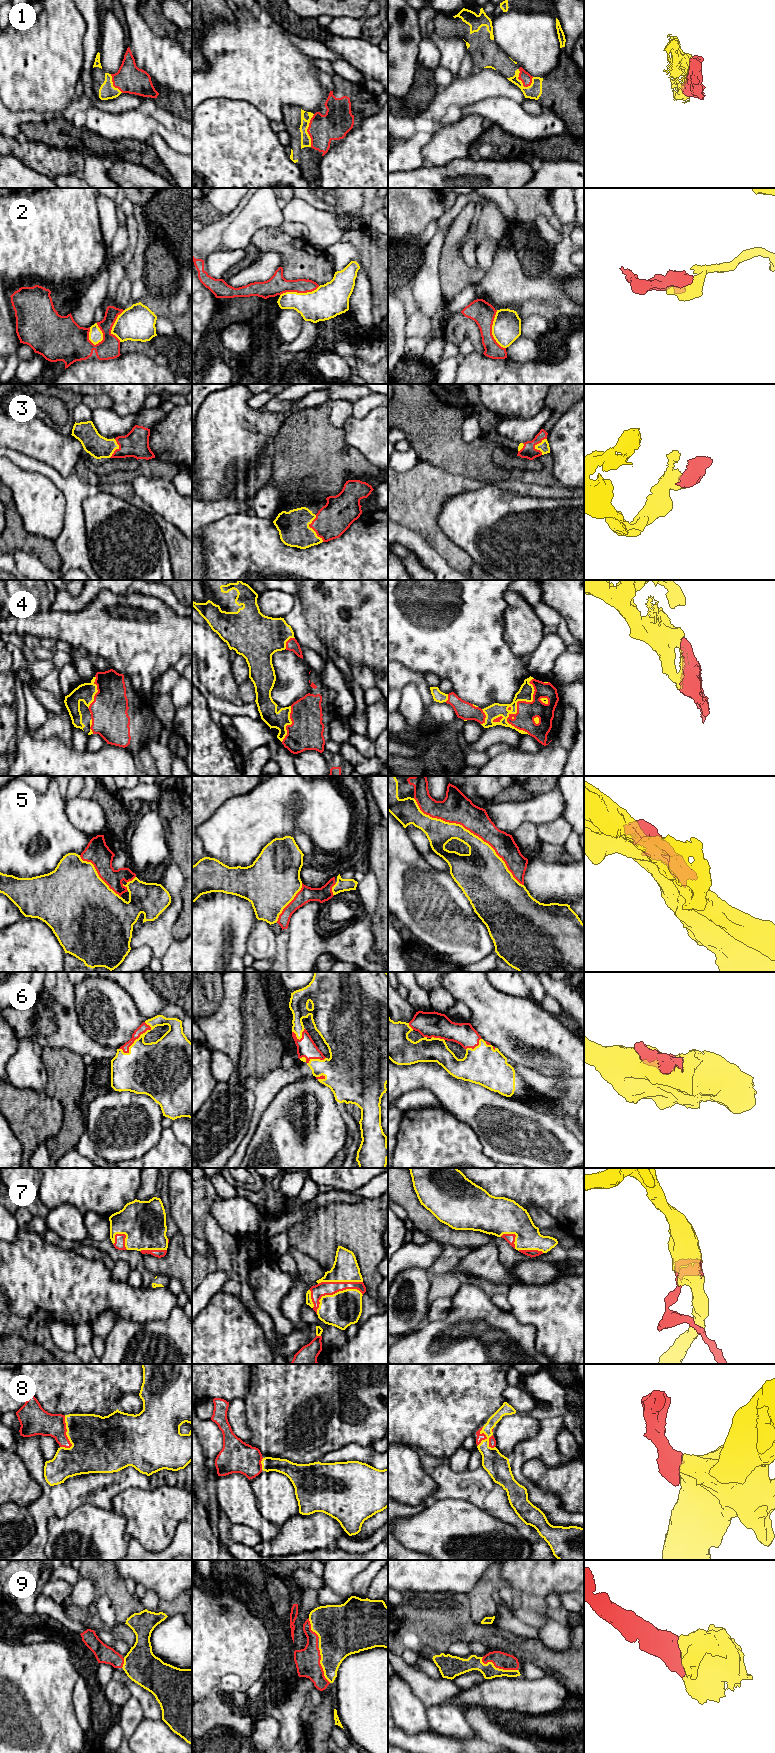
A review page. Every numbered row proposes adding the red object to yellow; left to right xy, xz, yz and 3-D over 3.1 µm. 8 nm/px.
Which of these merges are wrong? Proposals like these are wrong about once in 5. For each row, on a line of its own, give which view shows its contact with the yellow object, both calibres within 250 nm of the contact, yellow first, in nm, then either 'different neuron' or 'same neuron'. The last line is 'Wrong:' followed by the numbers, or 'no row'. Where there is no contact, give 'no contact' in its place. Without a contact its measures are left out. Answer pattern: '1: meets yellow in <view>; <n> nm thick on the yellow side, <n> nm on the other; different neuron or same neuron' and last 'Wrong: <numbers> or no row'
1: meets yellow in xz; 80 nm thick on the yellow side, 240 nm on the other; same neuron
2: meets yellow in xy; 110 nm thick on the yellow side, 280 nm on the other; different neuron
3: meets yellow in xz; 260 nm thick on the yellow side, 280 nm on the other; same neuron
4: meets yellow in yz; 120 nm thick on the yellow side, 160 nm on the other; same neuron
5: meets yellow in yz; 240 nm thick on the yellow side, 240 nm on the other; same neuron
6: meets yellow in xy; 420 nm thick on the yellow side, 70 nm on the other; same neuron
7: meets yellow in xz; 280 nm thick on the yellow side, 110 nm on the other; same neuron
8: meets yellow in yz; 190 nm thick on the yellow side, 60 nm on the other; same neuron
9: meets yellow in yz; 120 nm thick on the yellow side, 140 nm on the other; same neuron
Wrong: 2

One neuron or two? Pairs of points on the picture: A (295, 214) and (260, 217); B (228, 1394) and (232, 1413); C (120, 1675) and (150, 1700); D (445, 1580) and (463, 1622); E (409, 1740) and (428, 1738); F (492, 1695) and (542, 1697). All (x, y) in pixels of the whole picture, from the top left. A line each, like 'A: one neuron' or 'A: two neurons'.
A: two neurons
B: two neurons
C: one neuron
D: two neurons
E: one neuron
F: one neuron

